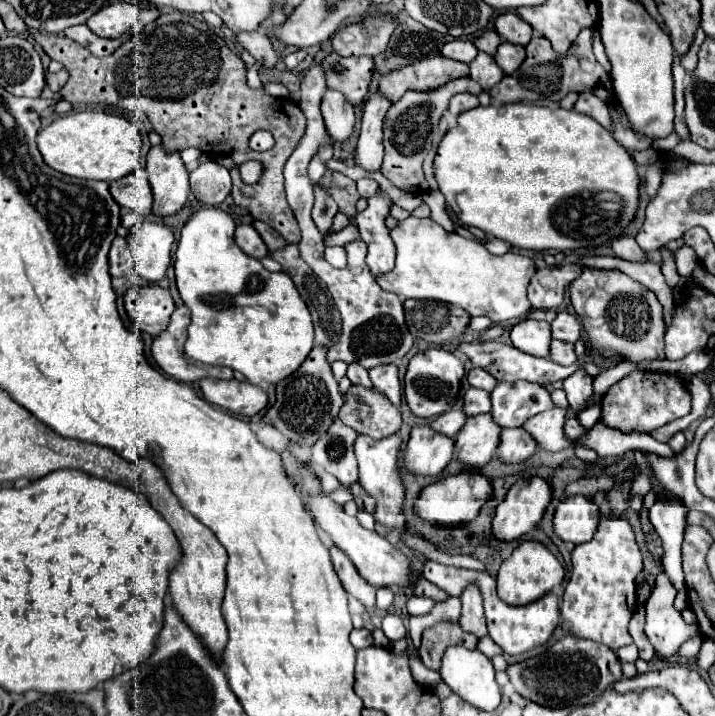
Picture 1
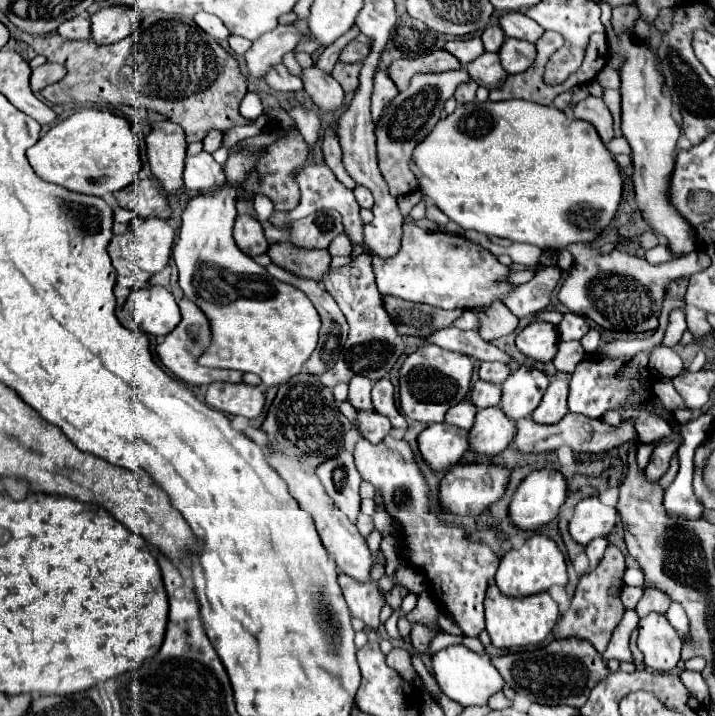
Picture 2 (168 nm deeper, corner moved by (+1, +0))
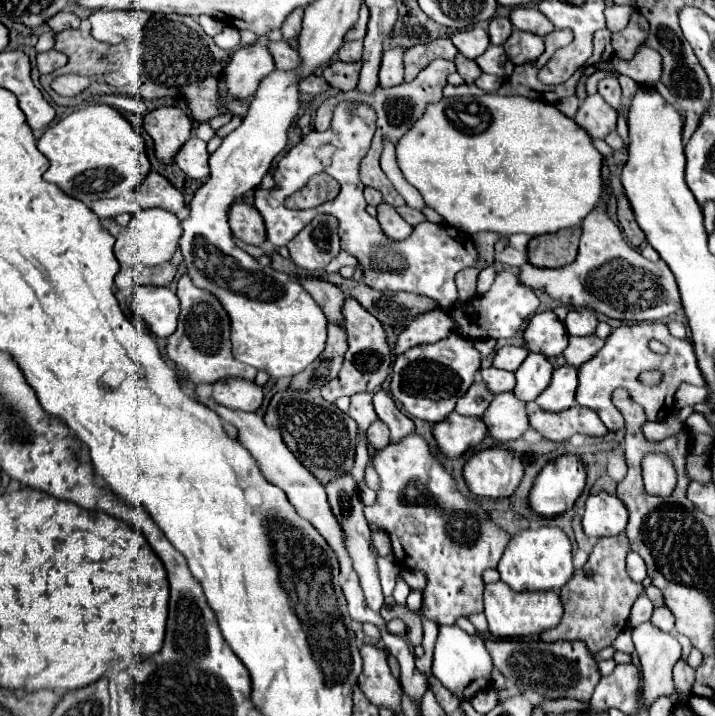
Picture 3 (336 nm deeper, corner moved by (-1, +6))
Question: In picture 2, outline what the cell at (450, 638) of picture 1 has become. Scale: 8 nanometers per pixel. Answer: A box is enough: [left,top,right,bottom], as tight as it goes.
[410,624,436,654]

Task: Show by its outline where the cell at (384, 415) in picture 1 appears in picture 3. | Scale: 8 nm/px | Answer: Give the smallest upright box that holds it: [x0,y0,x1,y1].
[366,420,390,448]

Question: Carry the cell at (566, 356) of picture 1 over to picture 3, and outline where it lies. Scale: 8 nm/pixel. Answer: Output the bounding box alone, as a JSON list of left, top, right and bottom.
[564,336,604,368]

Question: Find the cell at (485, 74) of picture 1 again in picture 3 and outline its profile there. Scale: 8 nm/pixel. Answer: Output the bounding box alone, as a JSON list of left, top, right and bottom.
[476,44,514,80]

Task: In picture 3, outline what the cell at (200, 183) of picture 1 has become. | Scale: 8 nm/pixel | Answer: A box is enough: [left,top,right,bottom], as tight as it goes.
[174,136,210,180]

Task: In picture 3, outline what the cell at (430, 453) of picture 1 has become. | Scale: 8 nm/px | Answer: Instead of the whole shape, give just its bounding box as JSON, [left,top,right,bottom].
[434,412,486,456]

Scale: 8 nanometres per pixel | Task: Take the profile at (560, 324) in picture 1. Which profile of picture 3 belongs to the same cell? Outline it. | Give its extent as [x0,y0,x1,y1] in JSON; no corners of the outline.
[564,310,598,336]

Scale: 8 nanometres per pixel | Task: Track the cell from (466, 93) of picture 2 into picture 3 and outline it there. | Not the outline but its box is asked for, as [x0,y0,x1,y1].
[456,56,482,84]

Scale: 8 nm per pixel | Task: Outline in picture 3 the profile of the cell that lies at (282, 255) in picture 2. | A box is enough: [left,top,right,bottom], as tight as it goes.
[298,278,344,324]

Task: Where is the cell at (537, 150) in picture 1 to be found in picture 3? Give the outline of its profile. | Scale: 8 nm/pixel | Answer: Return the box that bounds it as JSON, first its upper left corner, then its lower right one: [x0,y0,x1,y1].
[396,94,604,236]

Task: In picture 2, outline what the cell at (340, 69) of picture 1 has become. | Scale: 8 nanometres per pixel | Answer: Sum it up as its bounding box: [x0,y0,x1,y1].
[332,62,360,92]

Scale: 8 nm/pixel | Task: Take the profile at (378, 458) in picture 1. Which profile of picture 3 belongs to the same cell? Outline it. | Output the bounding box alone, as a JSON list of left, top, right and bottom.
[364,434,510,626]

